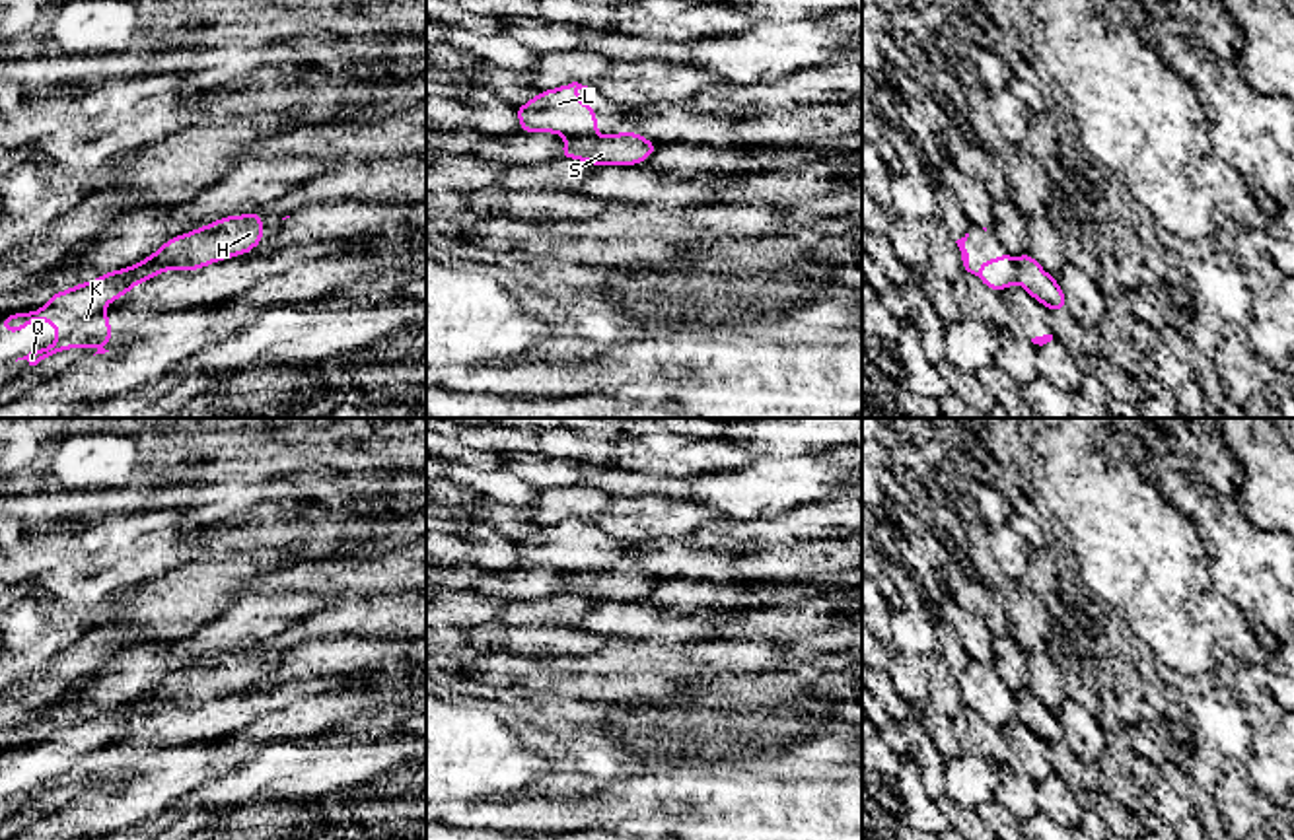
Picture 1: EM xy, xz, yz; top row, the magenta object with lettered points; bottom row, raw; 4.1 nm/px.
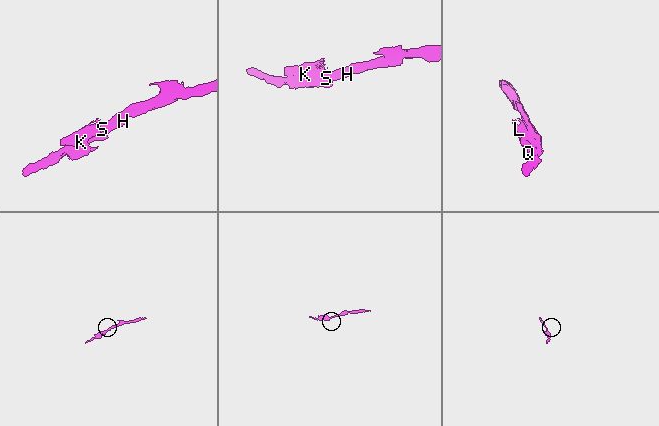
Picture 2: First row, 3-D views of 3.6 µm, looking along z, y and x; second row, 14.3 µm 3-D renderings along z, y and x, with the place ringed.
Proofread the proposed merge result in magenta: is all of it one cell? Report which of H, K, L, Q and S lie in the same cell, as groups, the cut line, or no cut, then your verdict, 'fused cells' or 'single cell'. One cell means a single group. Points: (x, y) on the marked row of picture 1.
H S / K L Q | xz (596, 133), (569, 139) | fused cells

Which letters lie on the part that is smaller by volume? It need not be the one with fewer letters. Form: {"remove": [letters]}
{"remove": ["K", "L", "Q"]}

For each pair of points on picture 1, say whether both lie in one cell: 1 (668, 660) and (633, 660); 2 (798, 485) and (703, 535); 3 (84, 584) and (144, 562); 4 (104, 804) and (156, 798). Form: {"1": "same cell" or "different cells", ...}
{"1": "same cell", "2": "different cells", "3": "same cell", "4": "same cell"}

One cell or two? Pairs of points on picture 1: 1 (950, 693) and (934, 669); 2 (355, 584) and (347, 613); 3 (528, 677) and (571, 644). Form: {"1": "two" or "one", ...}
{"1": "one", "2": "two", "3": "two"}

